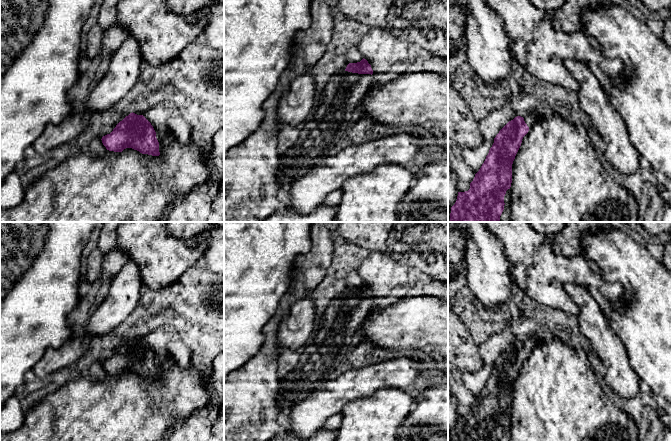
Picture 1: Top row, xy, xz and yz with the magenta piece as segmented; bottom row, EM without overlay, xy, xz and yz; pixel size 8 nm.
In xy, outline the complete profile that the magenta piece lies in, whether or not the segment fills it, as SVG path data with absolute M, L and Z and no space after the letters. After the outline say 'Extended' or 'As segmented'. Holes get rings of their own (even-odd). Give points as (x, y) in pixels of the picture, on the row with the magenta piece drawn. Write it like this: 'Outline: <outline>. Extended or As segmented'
Outline: M133 112L101 140L109 151L122 152L126 148L132 148L142 154L160 155L159 142L153 126L143 115Z. As segmented

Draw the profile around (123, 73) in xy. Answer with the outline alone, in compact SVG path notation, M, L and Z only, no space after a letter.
M129 35L111 55L104 77L93 85L86 99L89 113L108 110L126 97L140 80L142 63L139 43Z

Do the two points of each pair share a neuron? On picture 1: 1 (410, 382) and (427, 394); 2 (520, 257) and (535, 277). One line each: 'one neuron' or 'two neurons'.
1: two neurons
2: one neuron

